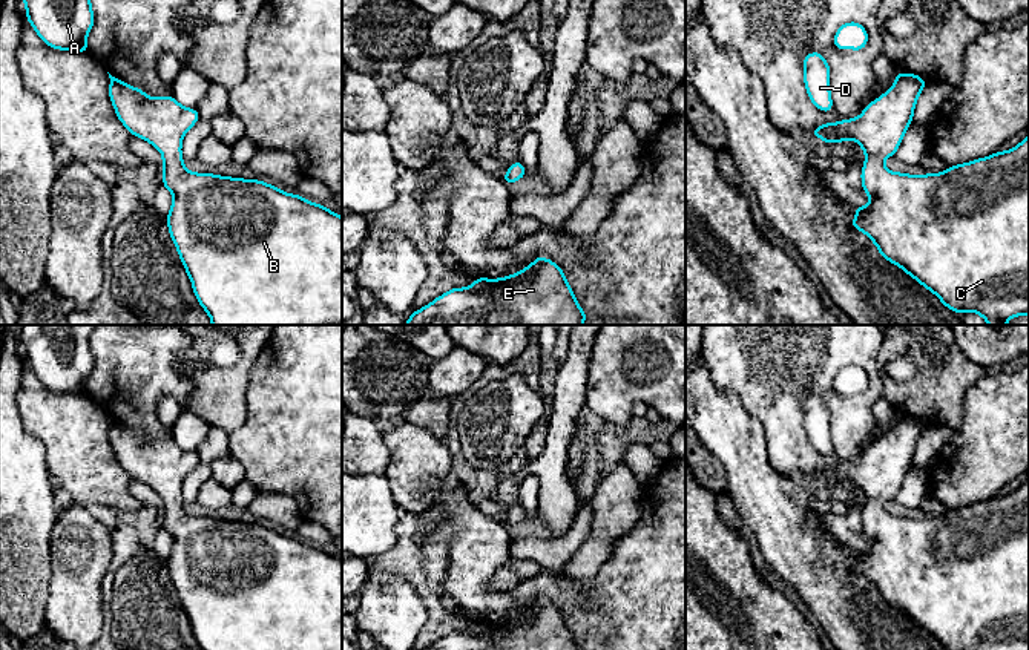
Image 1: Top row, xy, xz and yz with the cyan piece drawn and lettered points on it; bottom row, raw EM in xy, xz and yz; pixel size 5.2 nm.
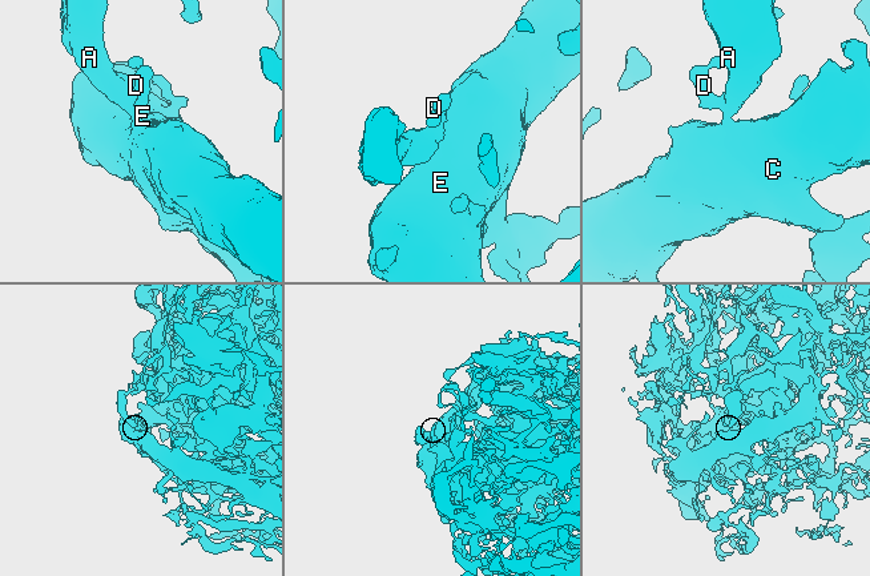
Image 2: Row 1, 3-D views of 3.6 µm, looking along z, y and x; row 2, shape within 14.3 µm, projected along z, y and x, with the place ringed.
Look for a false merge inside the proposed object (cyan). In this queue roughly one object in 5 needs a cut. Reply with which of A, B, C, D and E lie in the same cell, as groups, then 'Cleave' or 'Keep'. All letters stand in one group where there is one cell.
Groups: A B C D E. Keep

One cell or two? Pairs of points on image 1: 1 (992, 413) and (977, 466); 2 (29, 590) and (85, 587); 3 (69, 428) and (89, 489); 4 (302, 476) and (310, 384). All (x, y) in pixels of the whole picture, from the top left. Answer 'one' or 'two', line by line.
1: one
2: two
3: one
4: one

